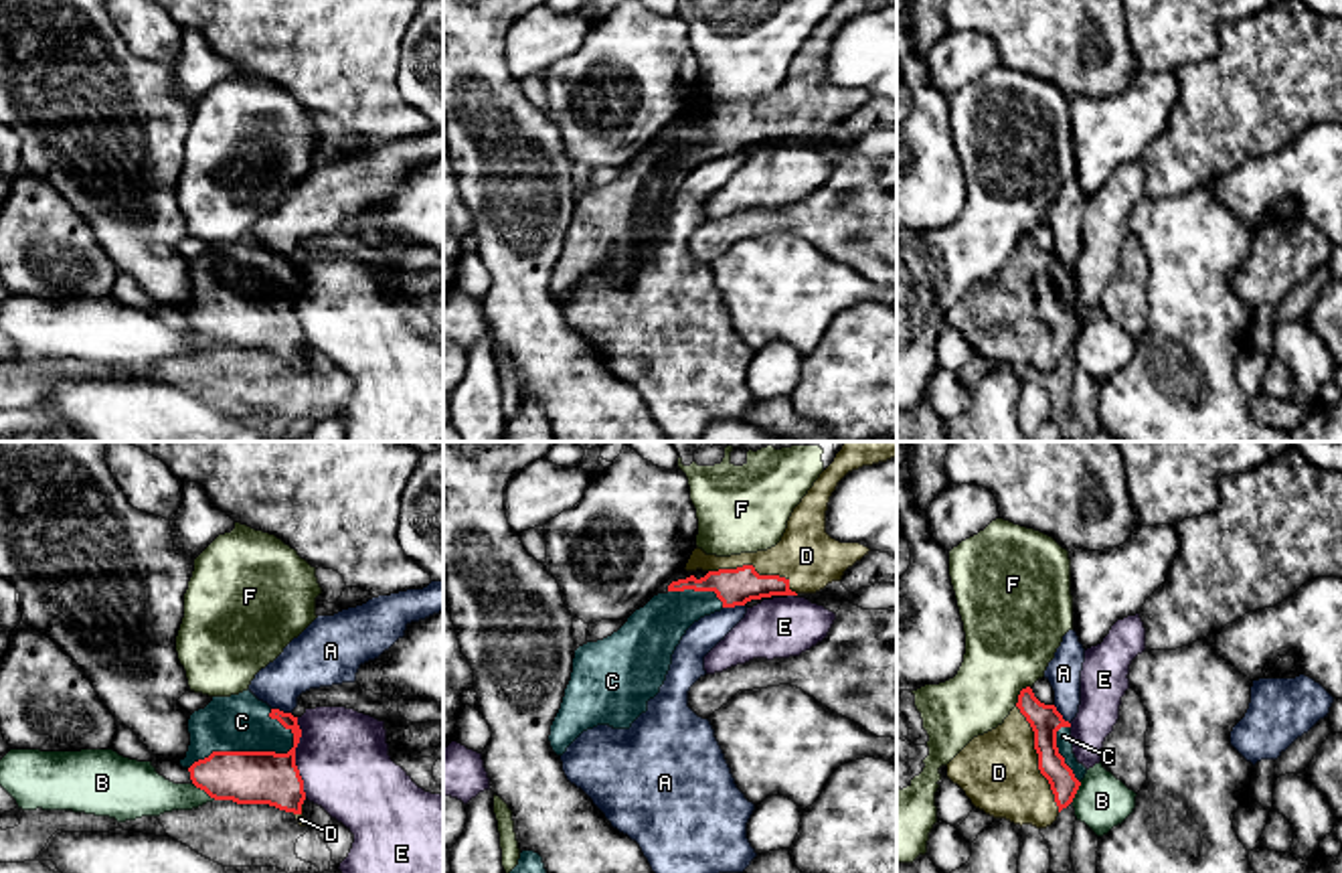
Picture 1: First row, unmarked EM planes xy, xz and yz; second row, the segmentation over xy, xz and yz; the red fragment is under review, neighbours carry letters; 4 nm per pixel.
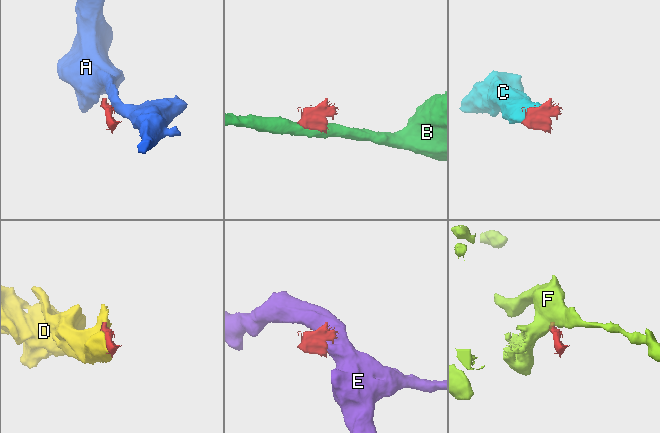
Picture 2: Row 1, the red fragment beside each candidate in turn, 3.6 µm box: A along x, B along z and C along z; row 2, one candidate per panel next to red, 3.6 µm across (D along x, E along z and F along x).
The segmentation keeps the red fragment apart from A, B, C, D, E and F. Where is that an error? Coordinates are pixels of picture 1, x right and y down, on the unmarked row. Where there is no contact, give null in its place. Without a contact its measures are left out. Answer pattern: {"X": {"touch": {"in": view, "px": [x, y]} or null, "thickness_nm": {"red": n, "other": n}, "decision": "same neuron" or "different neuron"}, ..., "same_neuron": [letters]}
{"A": {"touch": {"in": "xz", "px": [733, 152]}, "thickness_nm": {"red": 140, "other": 120}, "decision": "different neuron"}, "B": {"touch": {"in": "xy", "px": [205, 337]}, "thickness_nm": {"red": 200, "other": 190}, "decision": "different neuron"}, "C": {"touch": {"in": "xy", "px": [245, 298]}, "thickness_nm": {"red": 220, "other": 220}, "decision": "same neuron"}, "D": {"touch": {"in": "yz", "px": [1039, 304]}, "thickness_nm": {"red": 120, "other": 320}, "decision": "same neuron"}, "E": {"touch": {"in": "xy", "px": [294, 304]}, "thickness_nm": {"red": 220, "other": 360}, "decision": "different neuron"}, "F": {"touch": {"in": "yz", "px": [1019, 242]}, "thickness_nm": {"red": 120, "other": 380}, "decision": "different neuron"}, "same_neuron": ["C", "D"]}

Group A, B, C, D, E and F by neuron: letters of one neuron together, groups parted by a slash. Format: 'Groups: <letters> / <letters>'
Groups: A / B / C D / E / F

